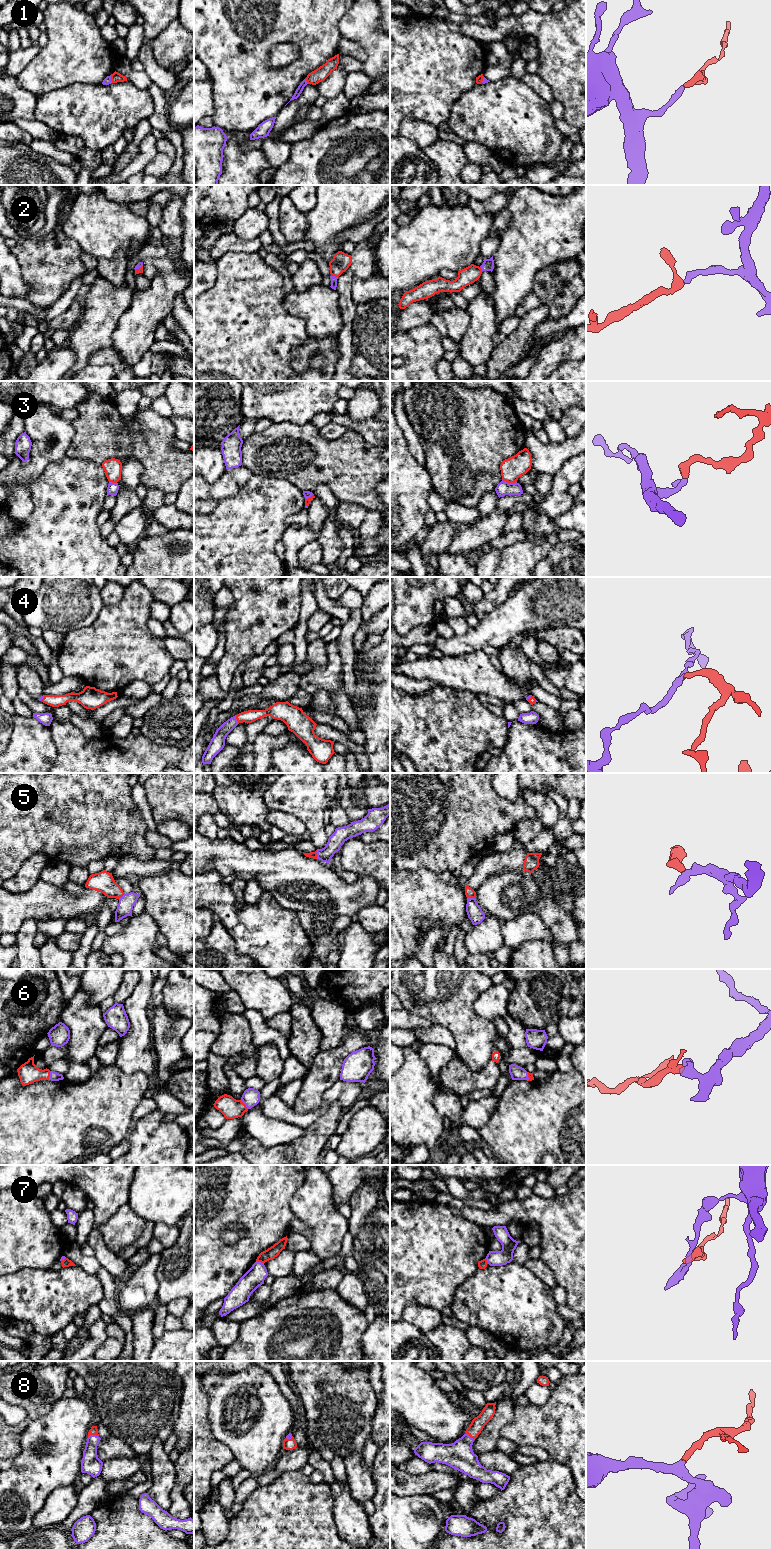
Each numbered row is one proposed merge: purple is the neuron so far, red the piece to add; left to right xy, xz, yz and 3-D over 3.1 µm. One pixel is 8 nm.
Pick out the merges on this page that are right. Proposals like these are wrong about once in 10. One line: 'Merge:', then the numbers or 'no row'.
Merge: 1, 2, 4, 5, 6, 8

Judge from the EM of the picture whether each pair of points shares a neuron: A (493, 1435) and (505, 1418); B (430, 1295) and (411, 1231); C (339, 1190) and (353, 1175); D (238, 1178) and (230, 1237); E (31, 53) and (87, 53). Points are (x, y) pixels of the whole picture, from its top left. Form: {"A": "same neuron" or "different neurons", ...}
{"A": "same neuron", "B": "same neuron", "C": "same neuron", "D": "different neurons", "E": "different neurons"}

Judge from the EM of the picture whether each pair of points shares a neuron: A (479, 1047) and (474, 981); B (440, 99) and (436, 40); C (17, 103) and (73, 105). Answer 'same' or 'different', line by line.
A: same
B: same
C: different

